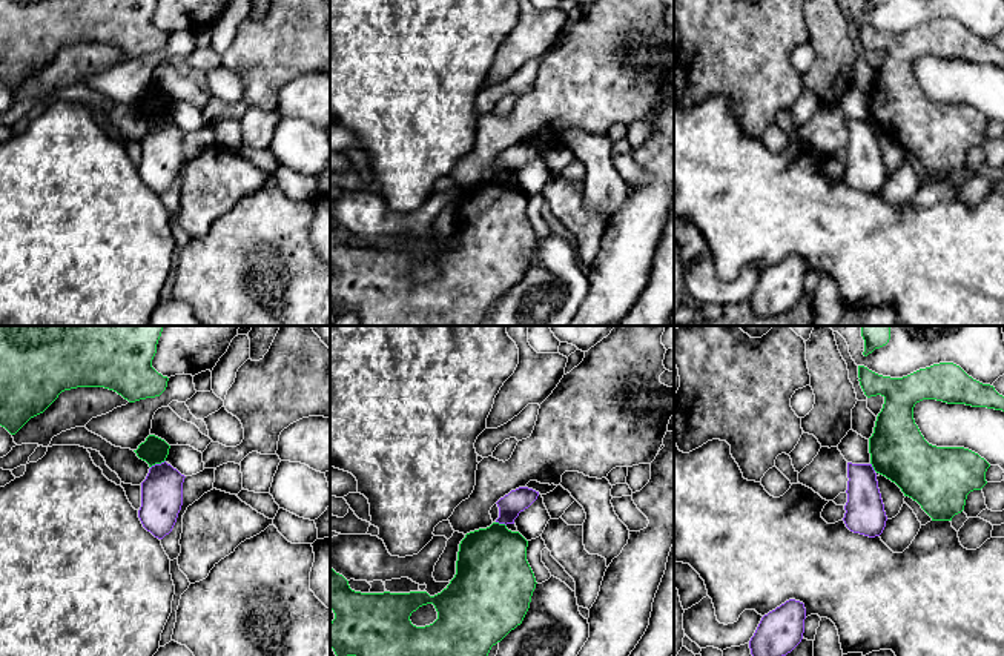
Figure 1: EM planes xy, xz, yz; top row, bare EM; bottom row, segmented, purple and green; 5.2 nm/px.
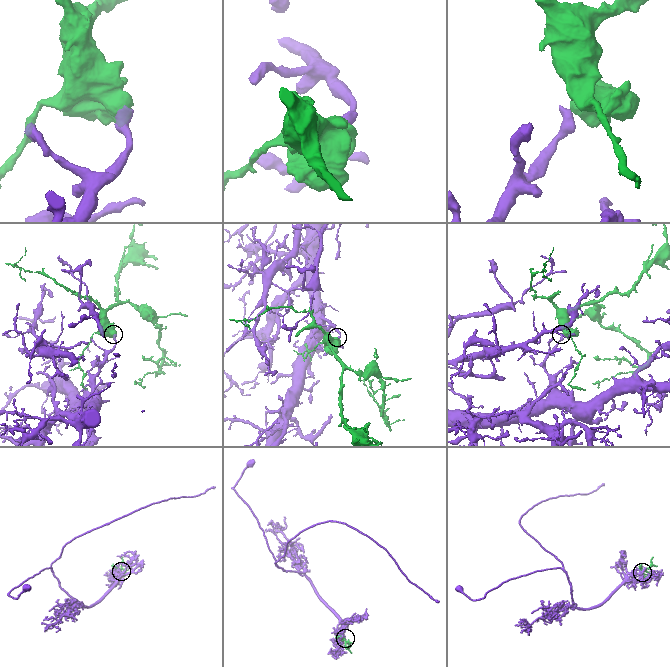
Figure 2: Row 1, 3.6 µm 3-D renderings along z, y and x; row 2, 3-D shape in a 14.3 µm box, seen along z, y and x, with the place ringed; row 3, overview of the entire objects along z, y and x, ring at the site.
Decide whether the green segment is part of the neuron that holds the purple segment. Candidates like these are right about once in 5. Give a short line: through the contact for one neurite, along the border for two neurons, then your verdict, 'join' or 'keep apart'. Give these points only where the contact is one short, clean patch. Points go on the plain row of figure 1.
xy (165, 115), (151, 123) | keep apart

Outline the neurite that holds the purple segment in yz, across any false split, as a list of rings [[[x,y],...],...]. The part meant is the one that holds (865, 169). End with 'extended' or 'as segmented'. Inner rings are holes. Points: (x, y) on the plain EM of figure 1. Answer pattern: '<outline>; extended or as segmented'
[[[847,118],[847,134],[846,183],[869,194],[880,192],[887,172],[872,120]]]; as segmented

